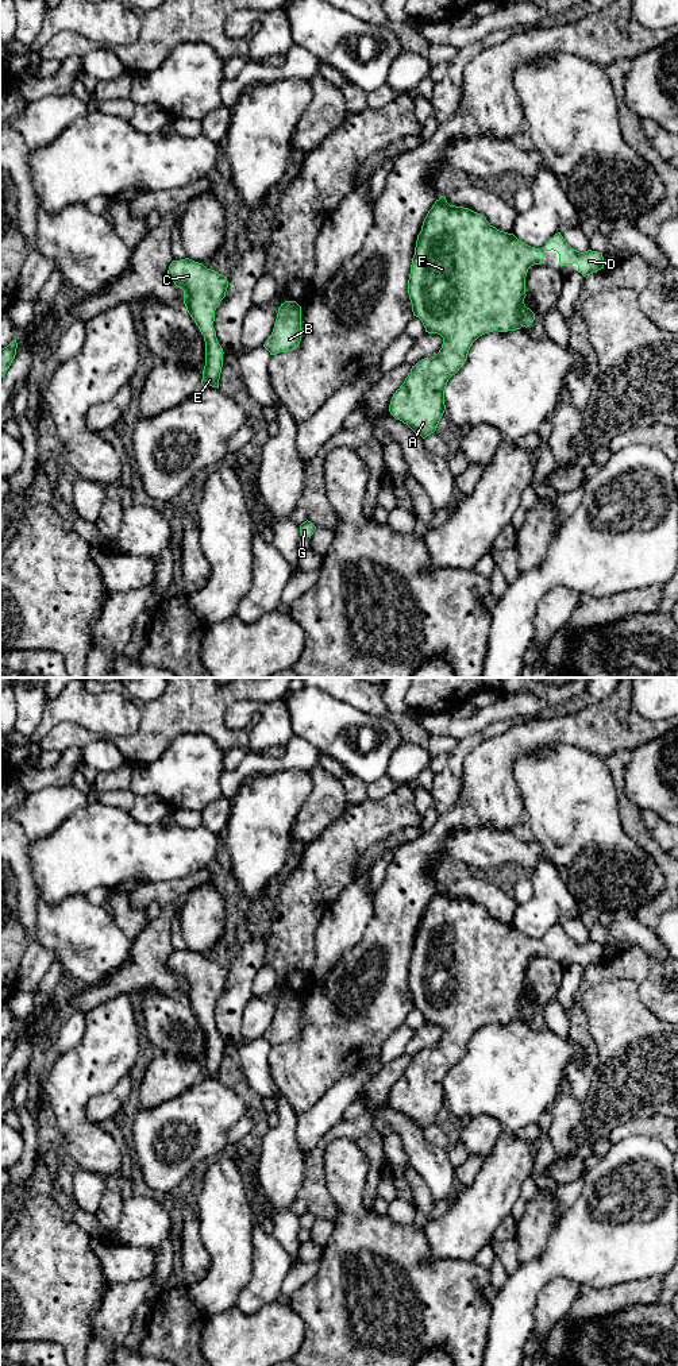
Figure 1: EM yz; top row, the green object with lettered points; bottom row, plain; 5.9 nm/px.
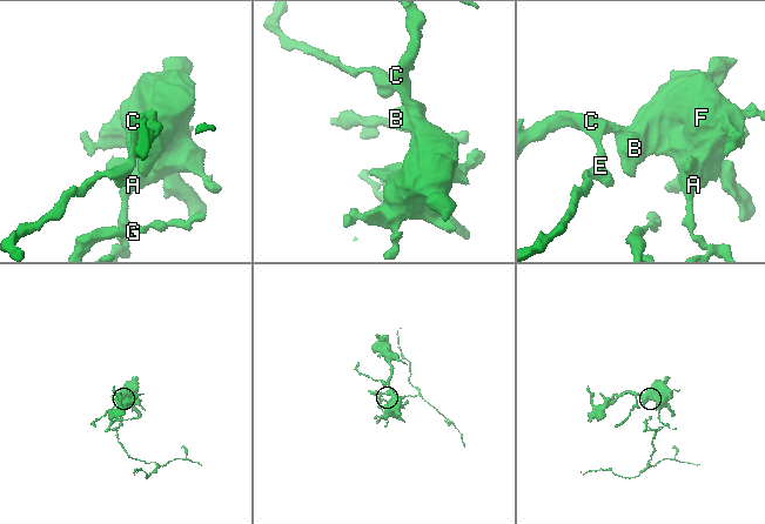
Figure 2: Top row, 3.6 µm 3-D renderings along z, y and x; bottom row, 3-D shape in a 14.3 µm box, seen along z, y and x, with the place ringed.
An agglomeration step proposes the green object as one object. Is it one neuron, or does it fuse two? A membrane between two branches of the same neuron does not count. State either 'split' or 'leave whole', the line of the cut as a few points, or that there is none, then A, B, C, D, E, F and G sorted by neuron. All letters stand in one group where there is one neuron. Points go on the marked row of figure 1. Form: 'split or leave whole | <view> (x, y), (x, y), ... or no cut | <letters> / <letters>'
leave whole | no cut | A B C D E F G

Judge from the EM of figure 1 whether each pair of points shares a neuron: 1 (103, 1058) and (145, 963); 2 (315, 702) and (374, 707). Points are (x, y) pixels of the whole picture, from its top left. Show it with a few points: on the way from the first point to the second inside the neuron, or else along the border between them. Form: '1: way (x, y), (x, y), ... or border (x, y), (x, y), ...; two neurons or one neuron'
1: border (134, 995), (119, 994), (101, 1003); two neurons
2: border (326, 691), (361, 710), (384, 718); two neurons

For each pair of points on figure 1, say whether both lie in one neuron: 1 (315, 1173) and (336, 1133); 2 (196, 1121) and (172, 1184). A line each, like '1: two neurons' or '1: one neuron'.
1: one neuron
2: one neuron

